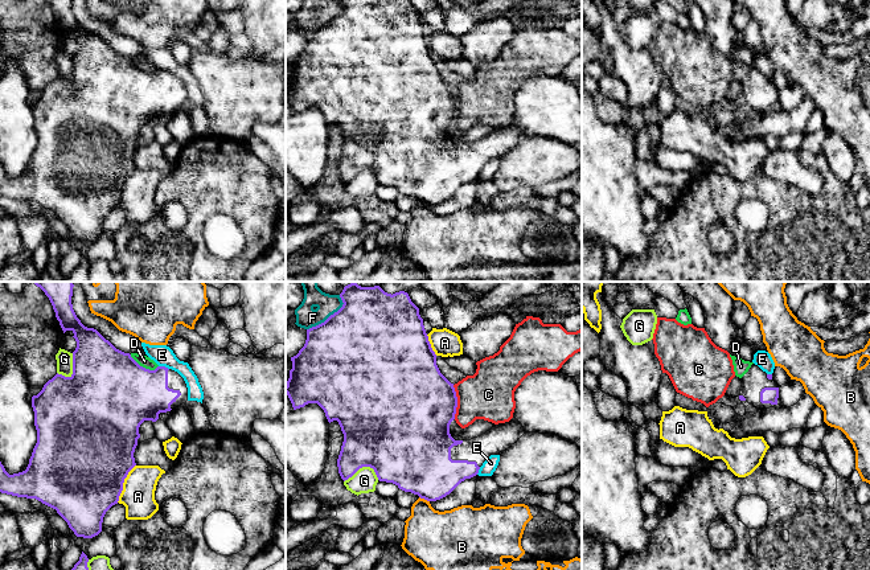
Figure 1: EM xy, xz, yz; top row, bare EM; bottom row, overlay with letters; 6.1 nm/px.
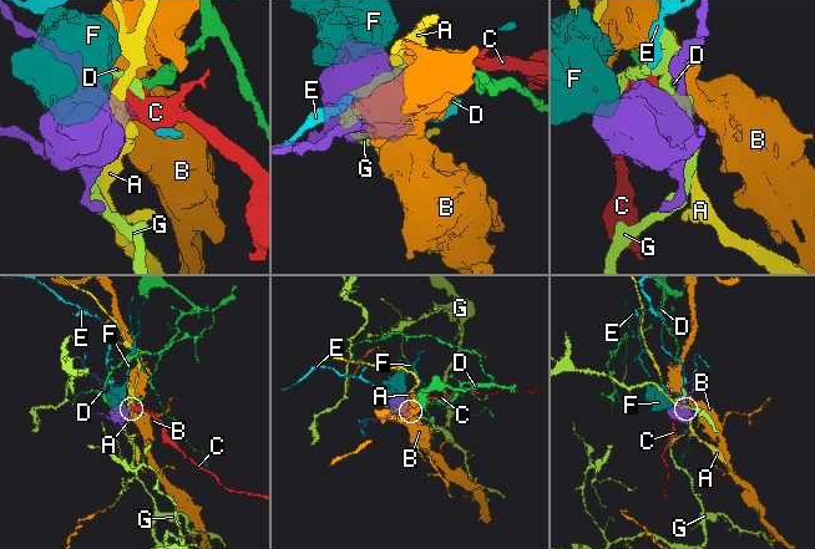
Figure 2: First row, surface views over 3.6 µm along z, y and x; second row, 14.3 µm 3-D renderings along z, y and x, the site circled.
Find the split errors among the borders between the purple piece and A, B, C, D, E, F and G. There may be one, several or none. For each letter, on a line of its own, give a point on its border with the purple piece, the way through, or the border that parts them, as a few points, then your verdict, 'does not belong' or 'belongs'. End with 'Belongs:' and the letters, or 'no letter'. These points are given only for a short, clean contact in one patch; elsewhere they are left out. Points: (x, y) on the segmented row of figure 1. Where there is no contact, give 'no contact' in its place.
A: meets purple in xy at (123, 482); does not belong
B: meets purple in xz at (425, 499); does not belong
C: meets purple in xz at (456, 402); does not belong
D: meets purple in xy at (144, 368); does not belong
E: meets purple in xy at (164, 366); does not belong
F: meets purple in xz at (331, 315); border along xz (340, 295), (343, 304), (323, 322), (307, 329); does not belong
G: meets purple in xz at (362, 466); does not belong
Belongs: no letter

